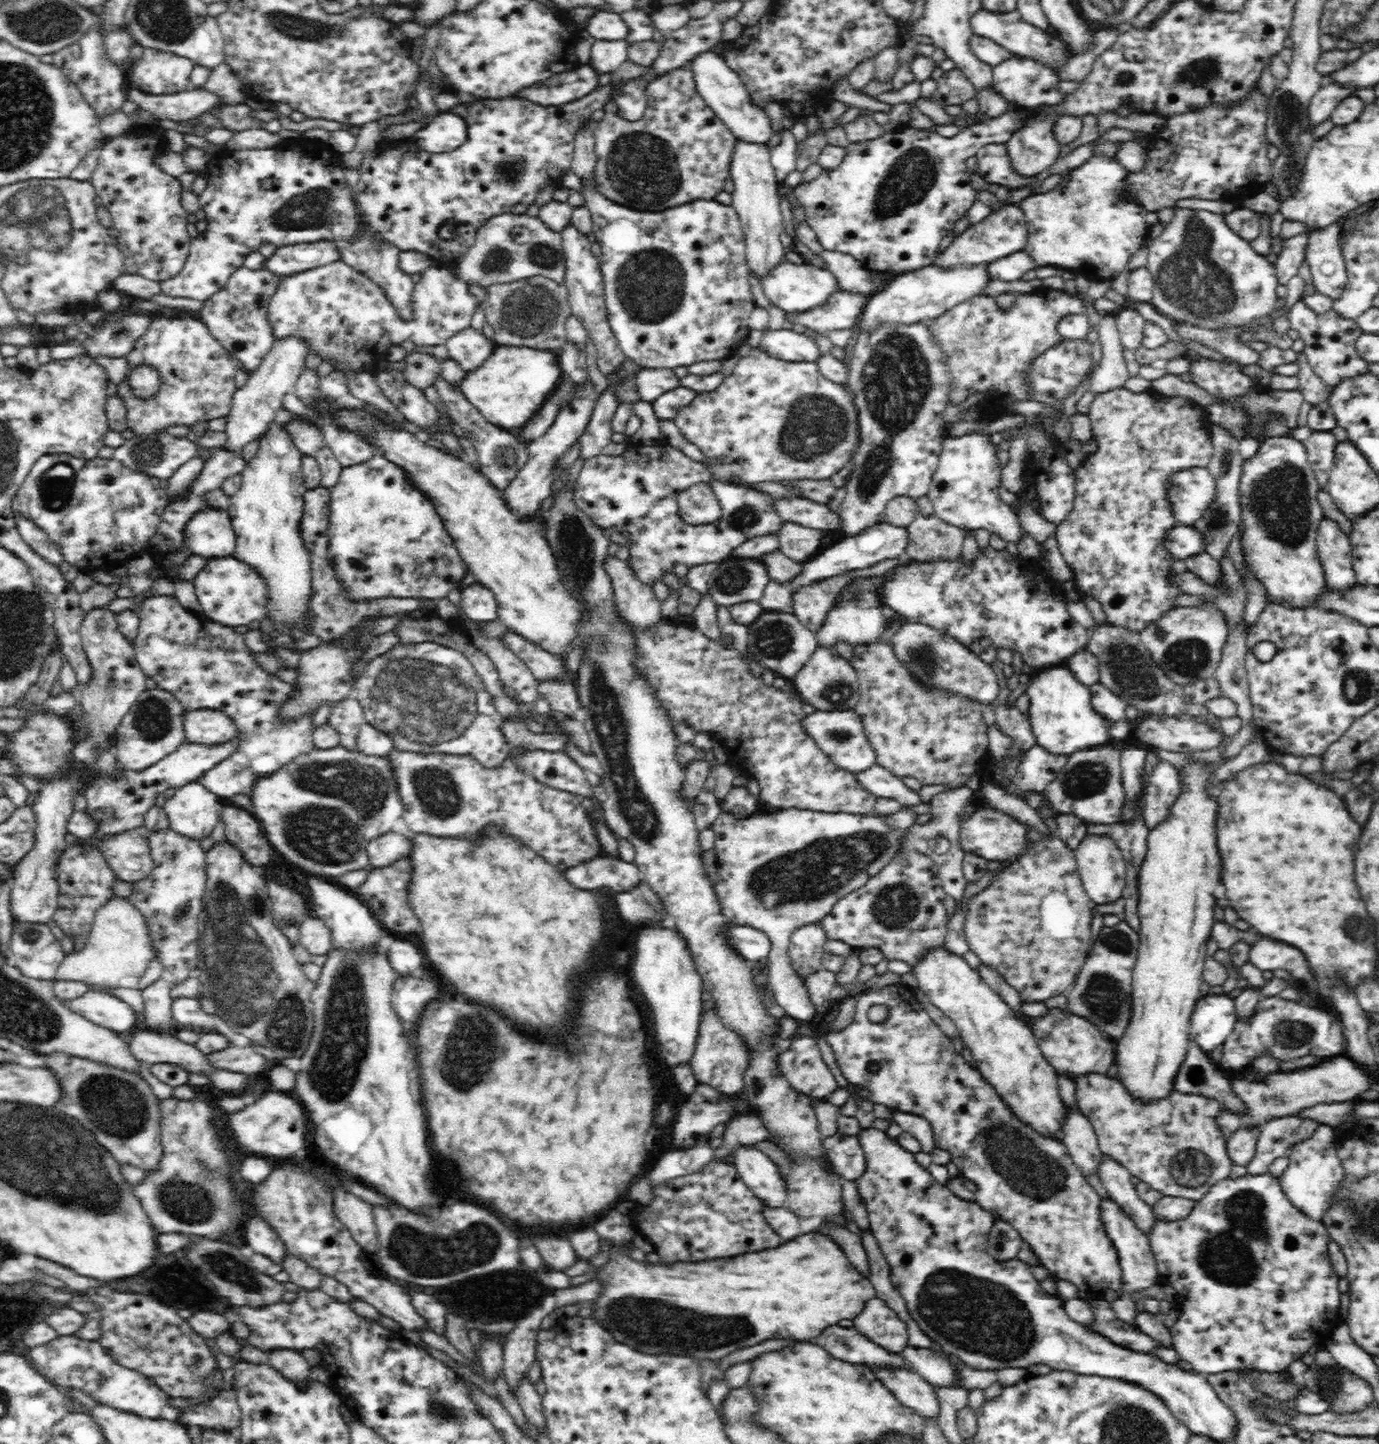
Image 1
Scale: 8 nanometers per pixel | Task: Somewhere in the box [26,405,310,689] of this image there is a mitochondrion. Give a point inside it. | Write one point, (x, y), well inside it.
(55, 487)

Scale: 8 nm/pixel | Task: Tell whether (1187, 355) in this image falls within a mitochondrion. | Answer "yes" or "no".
no

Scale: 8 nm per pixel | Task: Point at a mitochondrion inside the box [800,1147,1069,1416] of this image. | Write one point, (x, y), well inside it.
(966, 1312)

